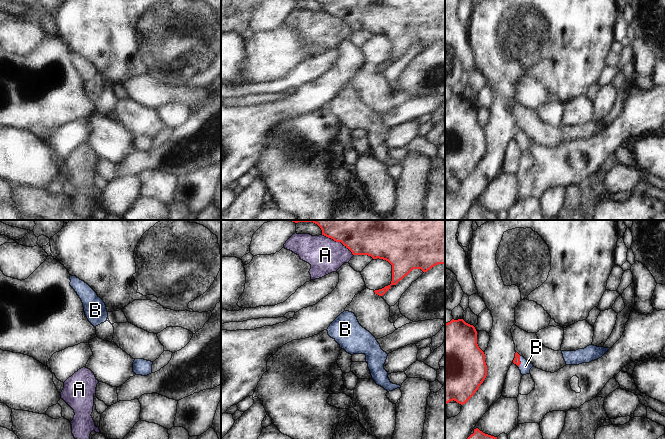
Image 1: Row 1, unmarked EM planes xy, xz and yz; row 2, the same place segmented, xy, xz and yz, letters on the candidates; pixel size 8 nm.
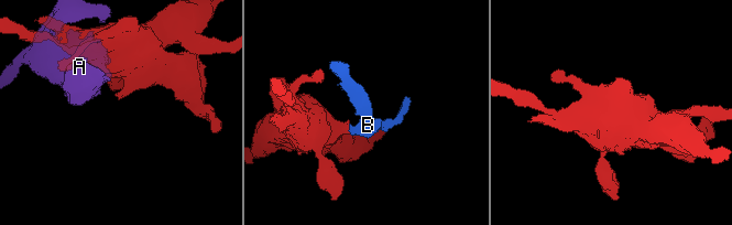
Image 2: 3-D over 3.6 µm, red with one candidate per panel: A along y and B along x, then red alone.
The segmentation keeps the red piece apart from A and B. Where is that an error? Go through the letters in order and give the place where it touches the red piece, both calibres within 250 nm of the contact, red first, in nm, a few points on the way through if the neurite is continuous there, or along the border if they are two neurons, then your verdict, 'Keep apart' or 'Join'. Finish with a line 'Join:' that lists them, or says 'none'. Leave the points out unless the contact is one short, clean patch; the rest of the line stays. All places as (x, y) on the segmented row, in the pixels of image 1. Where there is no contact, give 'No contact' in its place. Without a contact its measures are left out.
A: Touches red at xz (338, 241). Thickness 480 nm (red) against 280 nm. Keep apart
B: Touches red at yz (520, 362). Thickness 50 nm (red) against 90 nm. Path across: yz (516, 360), (520, 362), (525, 366). Join
Join: B.

